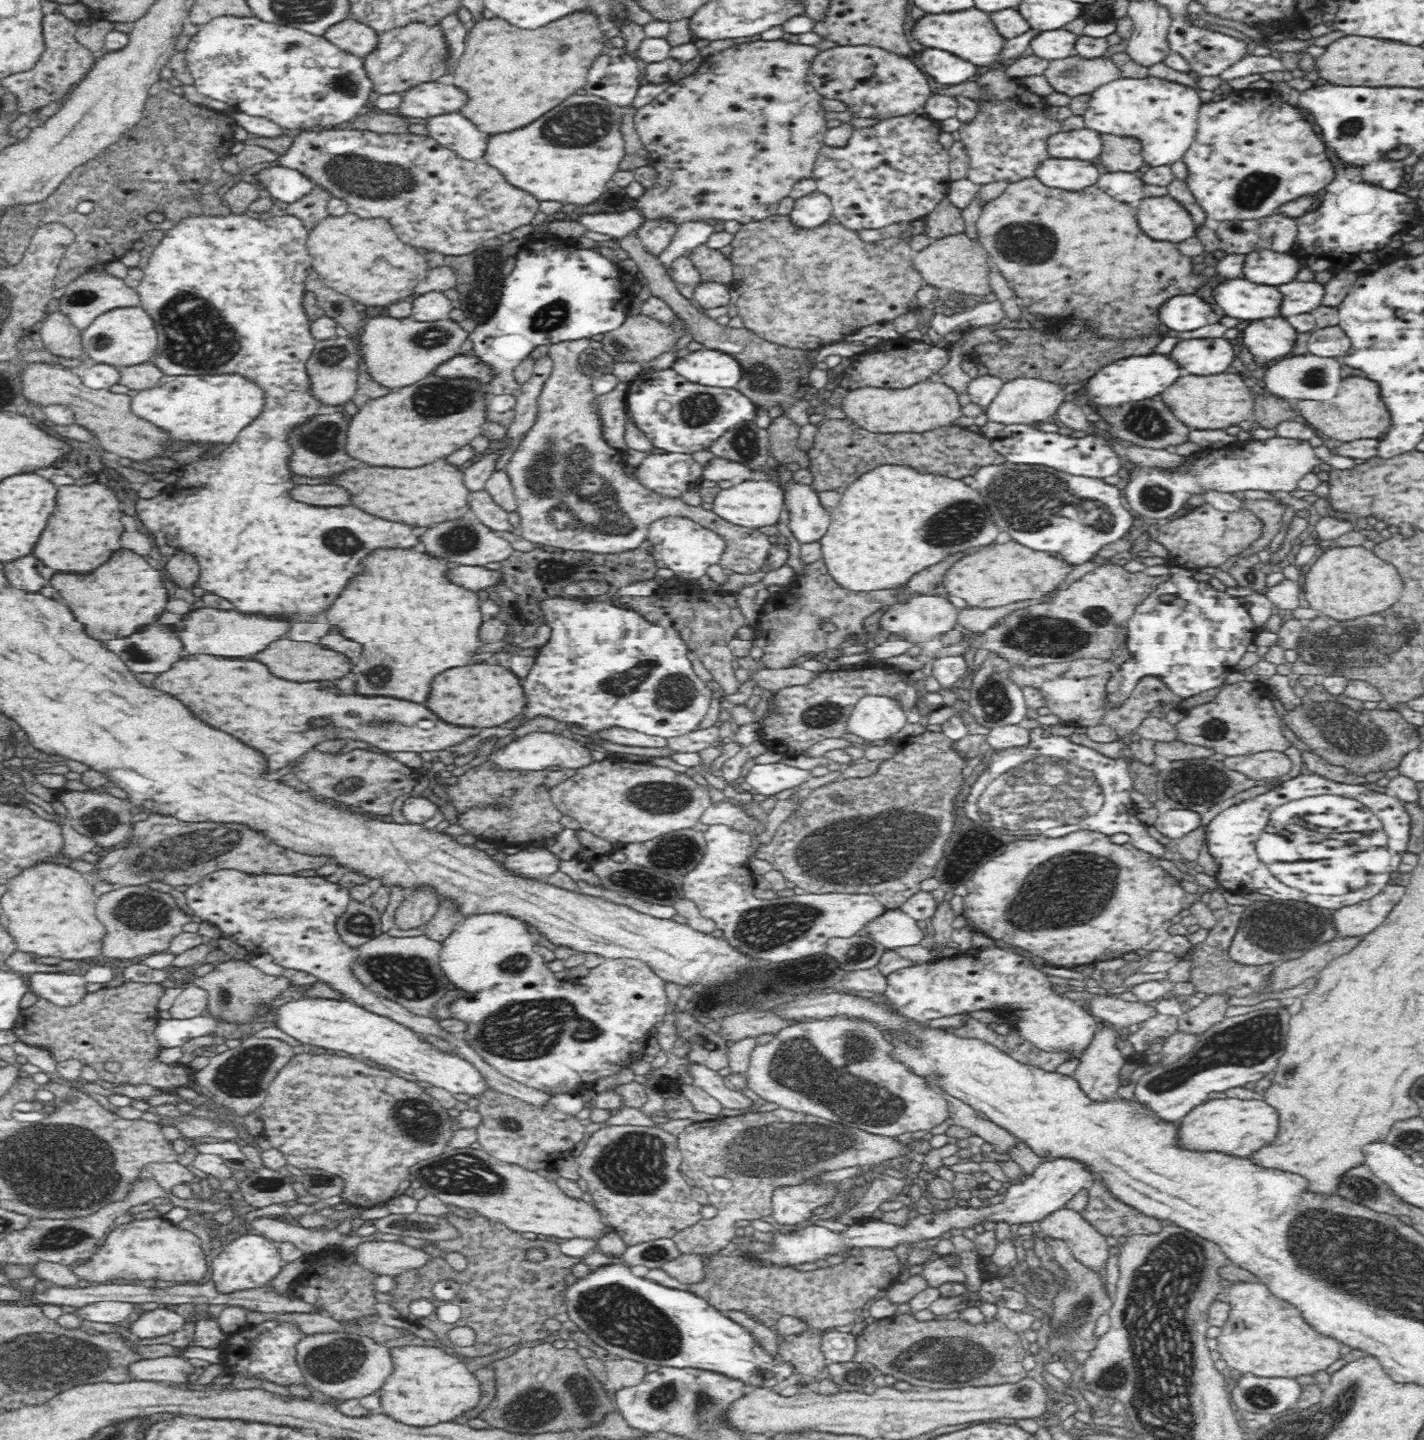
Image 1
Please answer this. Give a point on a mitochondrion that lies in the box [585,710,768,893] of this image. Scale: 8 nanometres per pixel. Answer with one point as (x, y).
(653, 797)

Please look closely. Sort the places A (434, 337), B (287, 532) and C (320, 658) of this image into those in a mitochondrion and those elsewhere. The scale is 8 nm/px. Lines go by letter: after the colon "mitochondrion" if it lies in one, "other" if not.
A: mitochondrion
B: other
C: other

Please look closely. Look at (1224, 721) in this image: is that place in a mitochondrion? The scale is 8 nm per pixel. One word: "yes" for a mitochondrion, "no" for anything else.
yes

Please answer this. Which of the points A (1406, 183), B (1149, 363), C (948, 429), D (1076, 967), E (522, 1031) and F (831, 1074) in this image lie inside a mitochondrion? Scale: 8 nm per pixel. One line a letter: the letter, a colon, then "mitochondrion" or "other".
A: other
B: other
C: other
D: other
E: mitochondrion
F: mitochondrion

